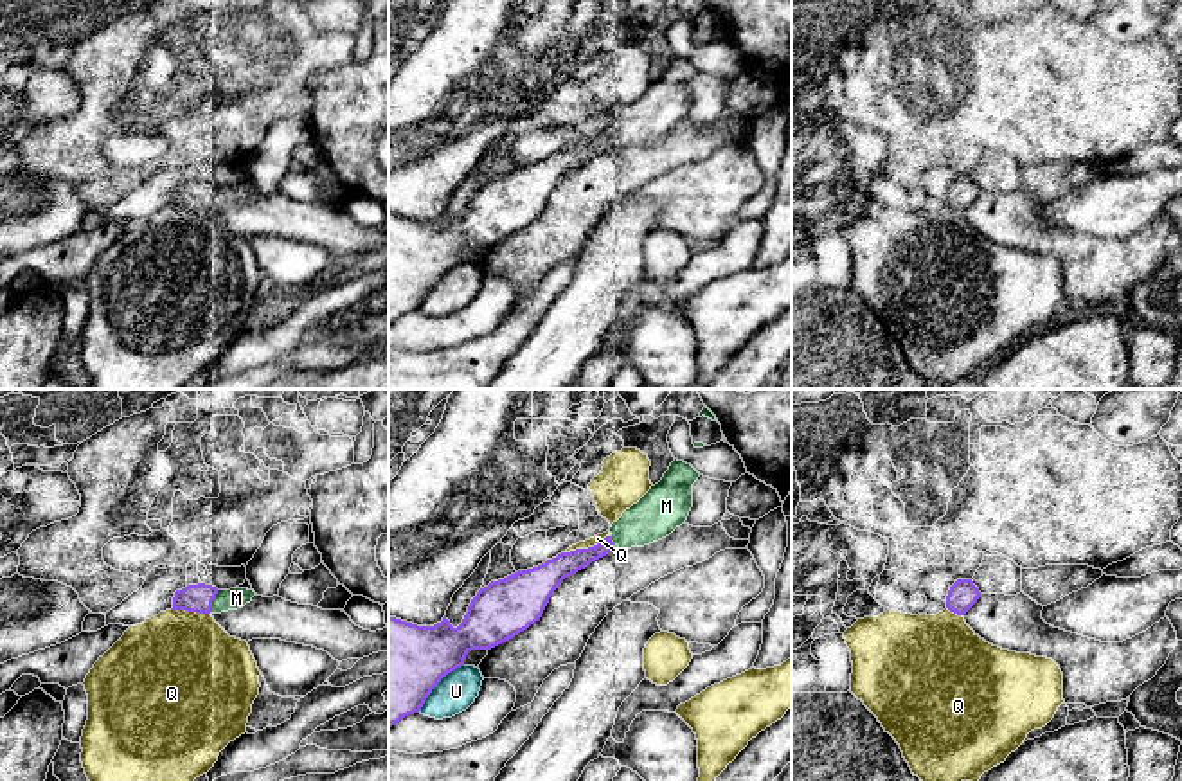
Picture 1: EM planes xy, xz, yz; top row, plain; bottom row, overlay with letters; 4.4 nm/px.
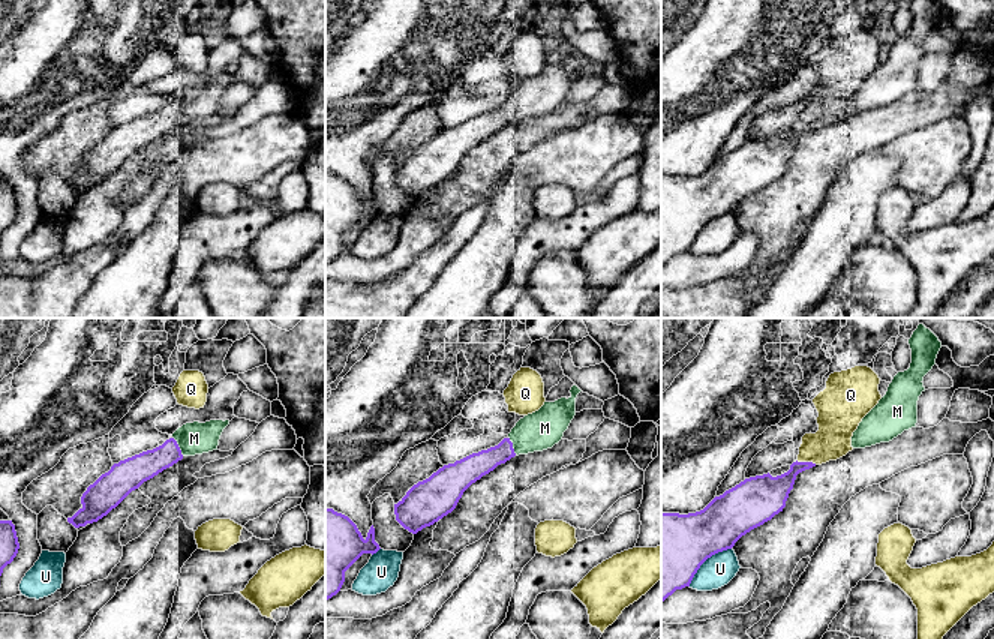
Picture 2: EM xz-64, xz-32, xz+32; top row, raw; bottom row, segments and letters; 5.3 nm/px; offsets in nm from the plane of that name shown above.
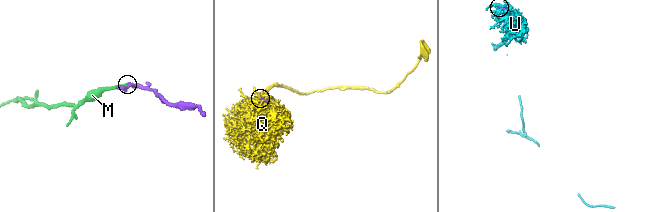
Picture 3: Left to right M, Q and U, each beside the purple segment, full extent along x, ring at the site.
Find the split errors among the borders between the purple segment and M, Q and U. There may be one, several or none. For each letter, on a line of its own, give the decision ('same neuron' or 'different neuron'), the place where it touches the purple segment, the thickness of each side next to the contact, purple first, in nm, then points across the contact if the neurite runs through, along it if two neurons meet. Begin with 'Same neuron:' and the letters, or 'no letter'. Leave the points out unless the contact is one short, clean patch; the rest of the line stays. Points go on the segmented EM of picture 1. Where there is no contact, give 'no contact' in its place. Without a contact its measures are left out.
Same neuron: M
M: same neuron; meets purple in xy at (213, 600); 130 nm thick on the purple side, 100 nm on the other
Q: different neuron; meets purple in xz at (589, 547); 140 nm thick on the purple side, 40 nm on the other
U: different neuron; meets purple in xz at (438, 682); 440 nm thick on the purple side, 170 nm on the other

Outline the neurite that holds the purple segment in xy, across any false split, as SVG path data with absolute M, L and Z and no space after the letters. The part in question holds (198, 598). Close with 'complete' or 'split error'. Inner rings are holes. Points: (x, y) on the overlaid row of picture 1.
M187 585L175 592L171 610L185 610L196 614L221 614L243 608L255 596L248 588L218 590L212 585Z; split error

